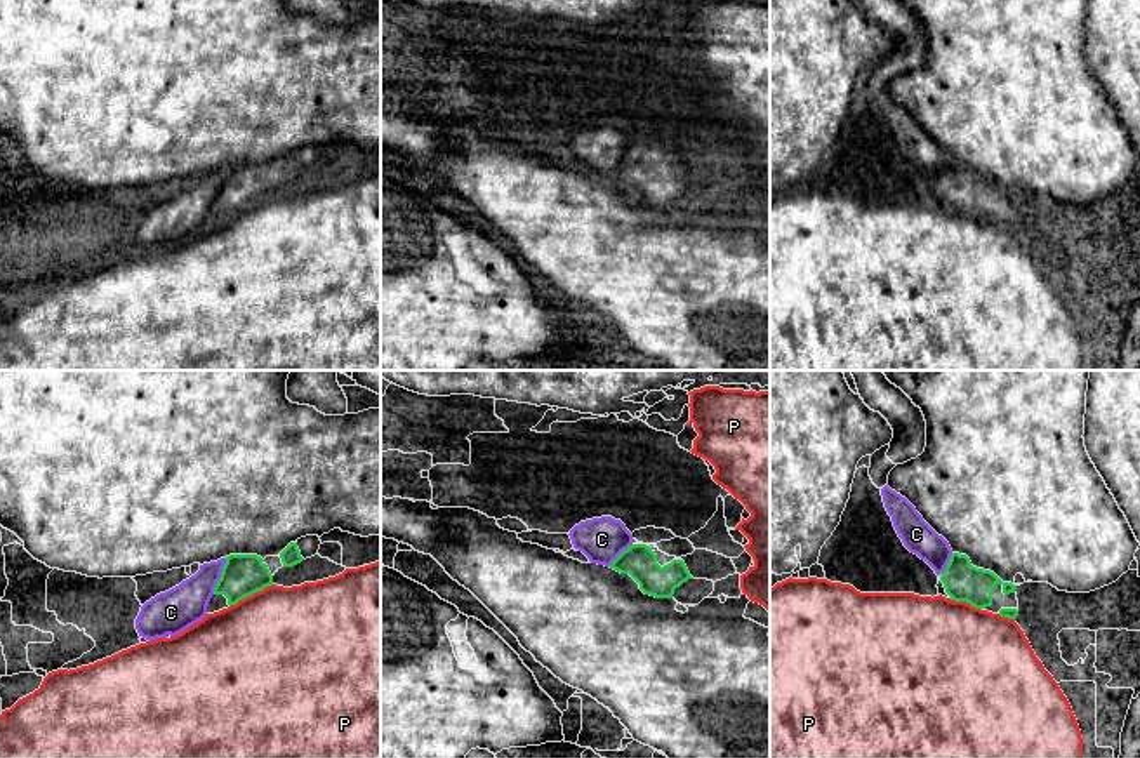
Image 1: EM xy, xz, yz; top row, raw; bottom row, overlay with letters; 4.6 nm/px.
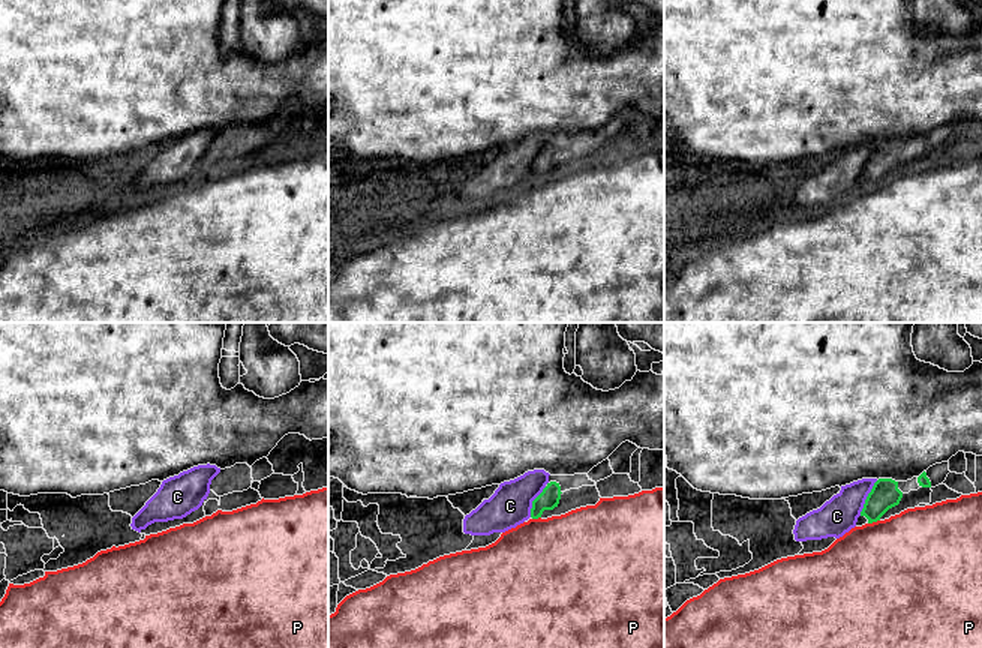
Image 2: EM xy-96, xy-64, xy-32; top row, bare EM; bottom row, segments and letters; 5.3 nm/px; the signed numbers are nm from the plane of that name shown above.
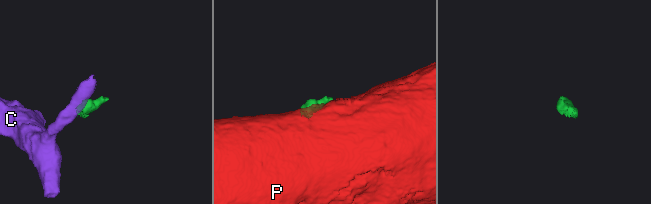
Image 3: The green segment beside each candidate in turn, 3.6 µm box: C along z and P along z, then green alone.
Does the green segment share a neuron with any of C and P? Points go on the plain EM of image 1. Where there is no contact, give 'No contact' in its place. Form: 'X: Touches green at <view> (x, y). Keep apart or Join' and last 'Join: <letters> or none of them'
C: Touches green at xy (221, 186). Keep apart
P: Touches green at xy (251, 204). Keep apart
Join: none of them

